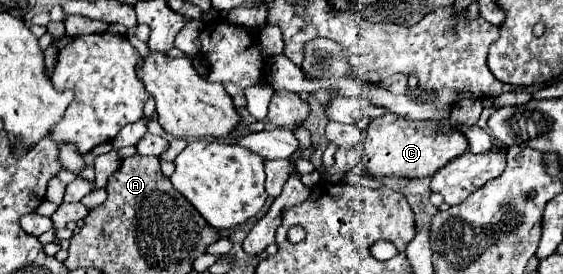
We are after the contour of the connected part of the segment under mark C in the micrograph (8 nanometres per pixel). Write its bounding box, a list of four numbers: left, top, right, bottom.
[363,112,467,178]

